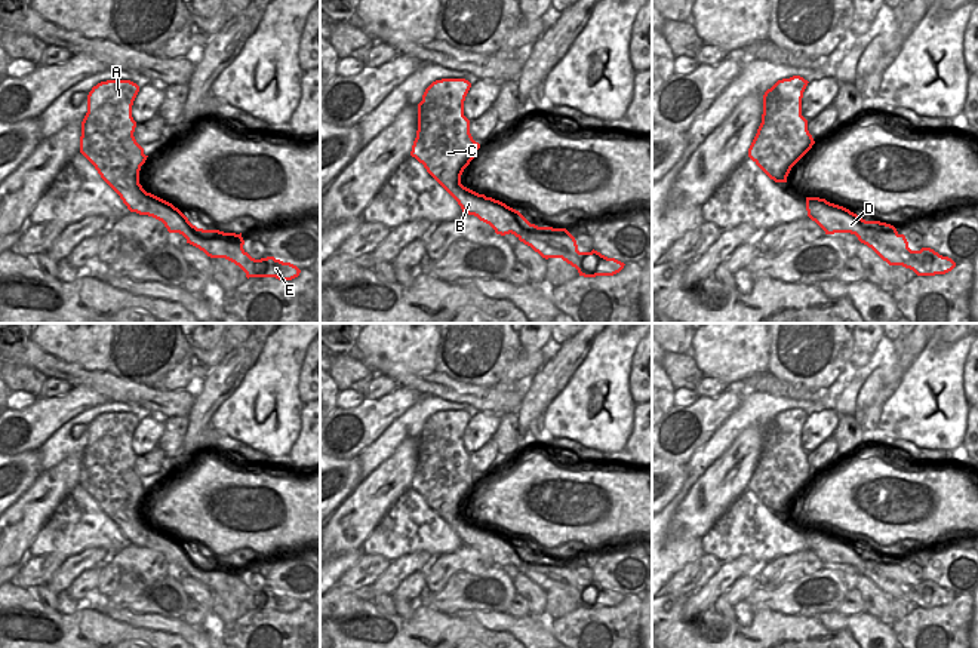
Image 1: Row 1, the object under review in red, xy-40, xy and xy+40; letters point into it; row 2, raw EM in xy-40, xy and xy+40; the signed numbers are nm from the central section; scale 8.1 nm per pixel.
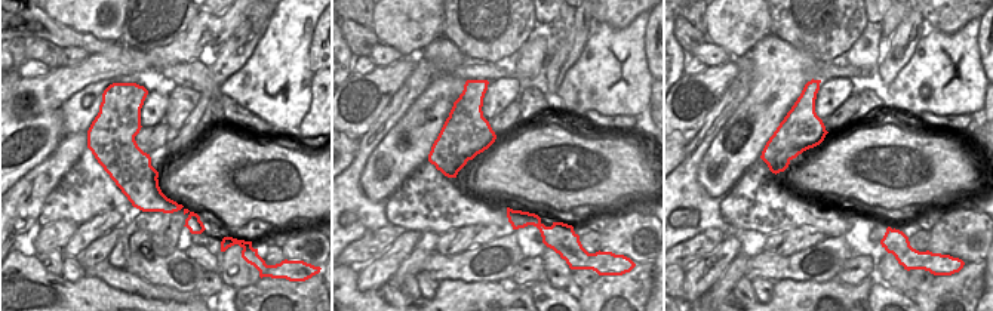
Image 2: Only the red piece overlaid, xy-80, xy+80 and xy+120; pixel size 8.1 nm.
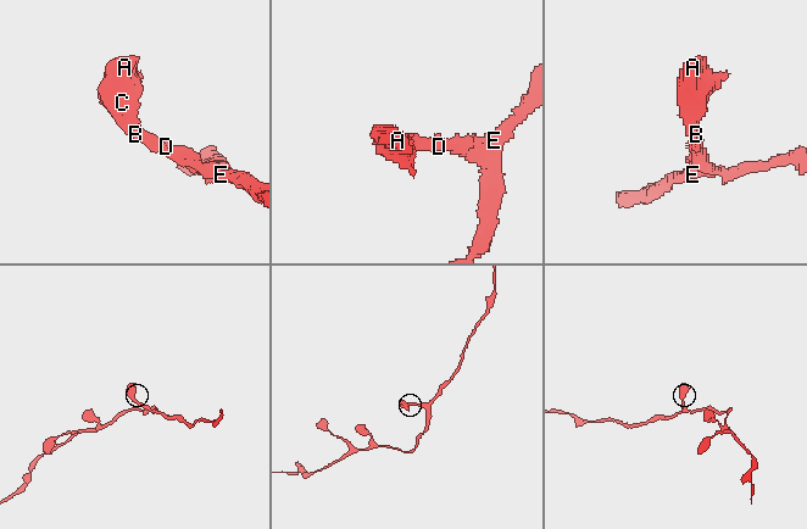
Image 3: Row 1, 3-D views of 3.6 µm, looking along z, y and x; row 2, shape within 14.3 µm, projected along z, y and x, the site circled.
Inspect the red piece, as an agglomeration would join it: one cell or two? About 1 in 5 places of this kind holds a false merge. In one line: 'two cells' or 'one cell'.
one cell

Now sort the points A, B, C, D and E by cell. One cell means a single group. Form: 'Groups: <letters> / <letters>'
Groups: A B C D E

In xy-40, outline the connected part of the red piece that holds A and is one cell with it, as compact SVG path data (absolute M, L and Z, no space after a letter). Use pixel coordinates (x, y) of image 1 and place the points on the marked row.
M107 80L92 87L87 95L87 113L82 122L80 153L95 166L101 178L120 196L130 212L153 216L164 224L169 233L179 233L187 243L199 248L210 258L225 258L239 265L246 277L276 277L292 280L301 270L290 264L267 257L252 258L244 249L240 234L219 230L203 230L193 225L188 218L172 203L147 193L139 184L139 171L147 157L144 148L136 142L133 132L136 122L132 117L132 105L139 86L130 80Z

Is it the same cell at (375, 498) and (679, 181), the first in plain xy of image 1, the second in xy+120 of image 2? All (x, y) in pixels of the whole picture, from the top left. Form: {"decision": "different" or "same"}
{"decision": "different"}

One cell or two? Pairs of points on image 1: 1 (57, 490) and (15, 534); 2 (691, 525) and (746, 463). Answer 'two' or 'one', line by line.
1: one
2: one

